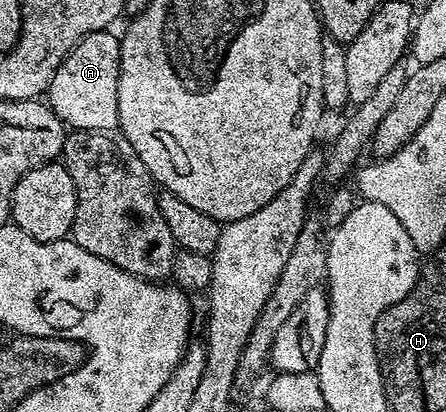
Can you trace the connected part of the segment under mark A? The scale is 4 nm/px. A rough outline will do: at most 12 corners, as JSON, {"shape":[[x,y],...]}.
{"shape":[[94,31],[61,61],[45,102],[68,128],[119,126],[119,44]]}

